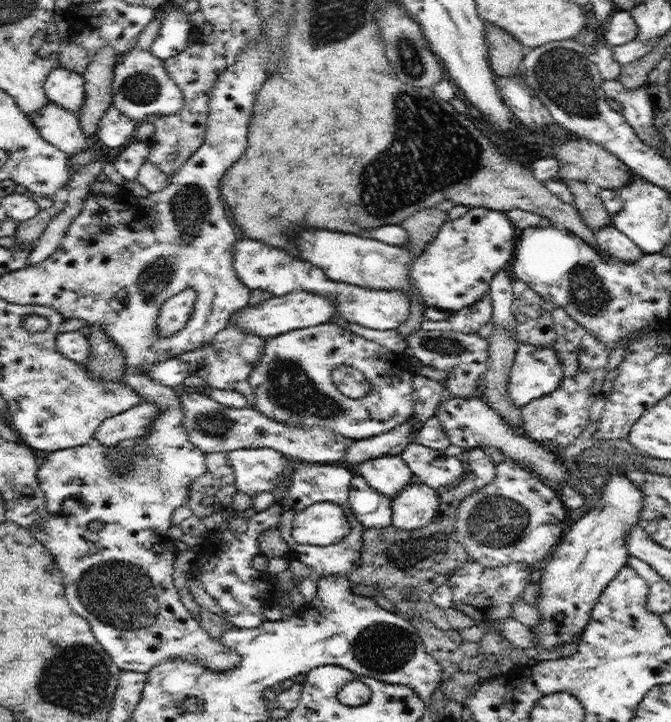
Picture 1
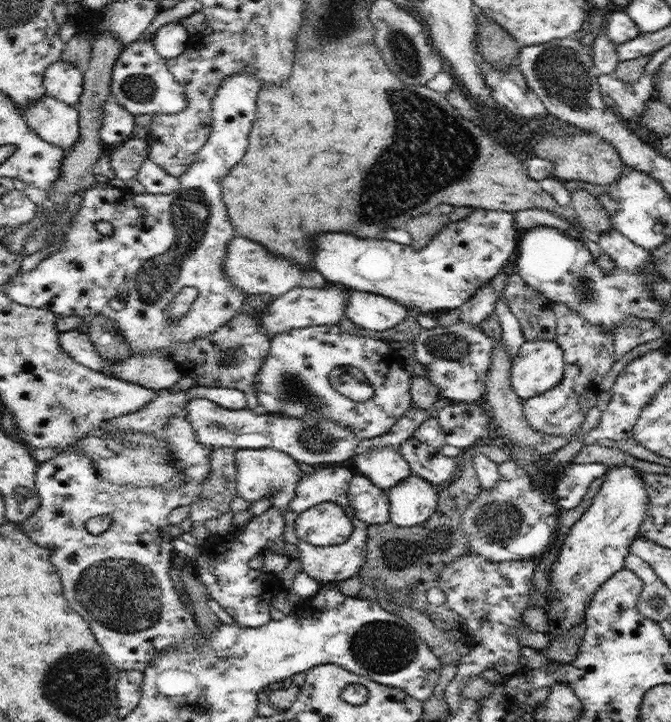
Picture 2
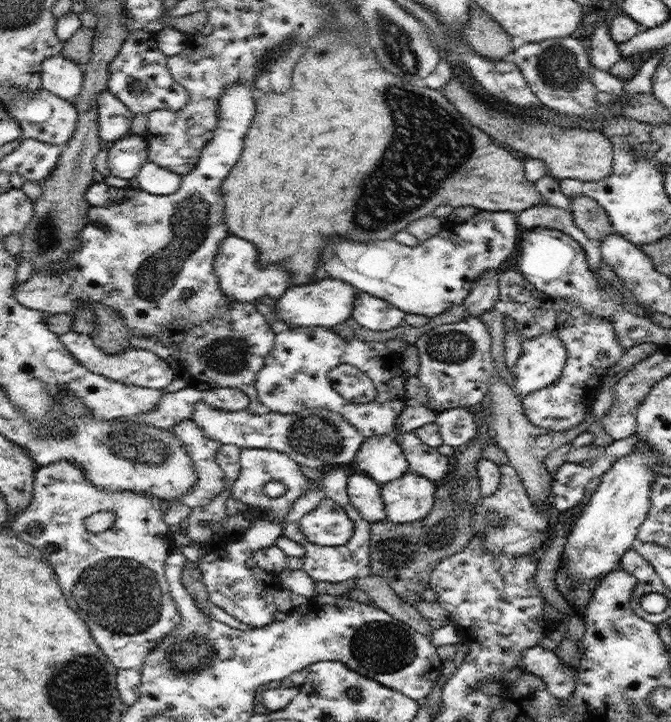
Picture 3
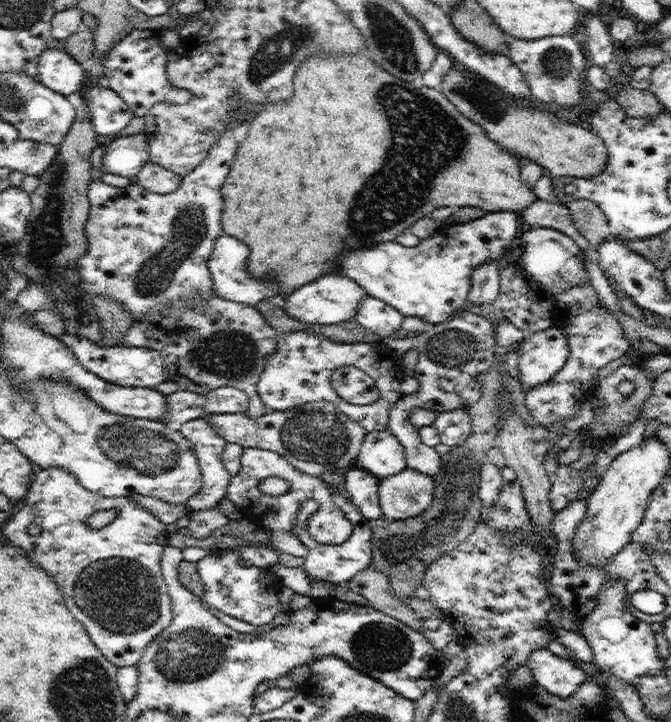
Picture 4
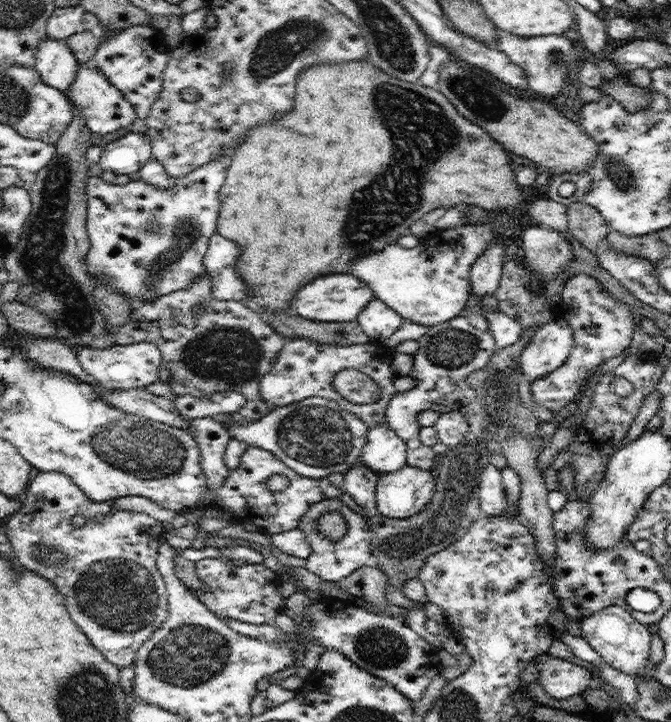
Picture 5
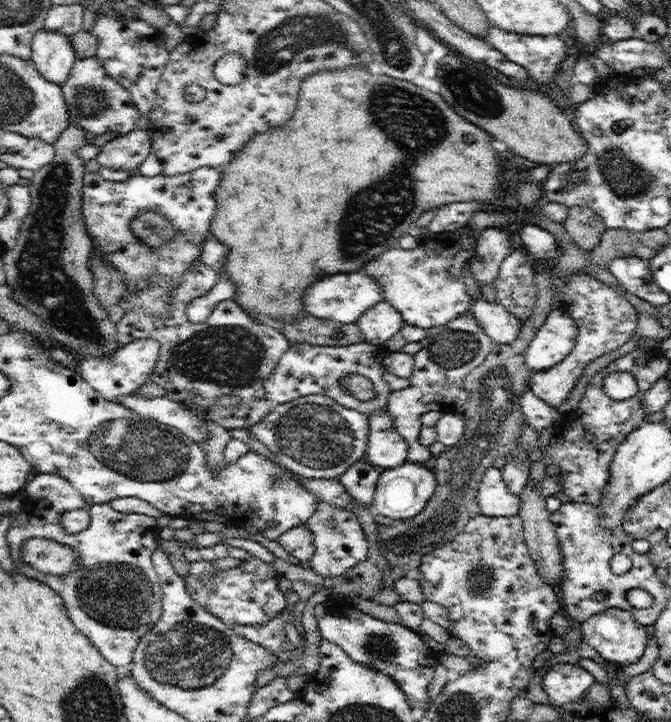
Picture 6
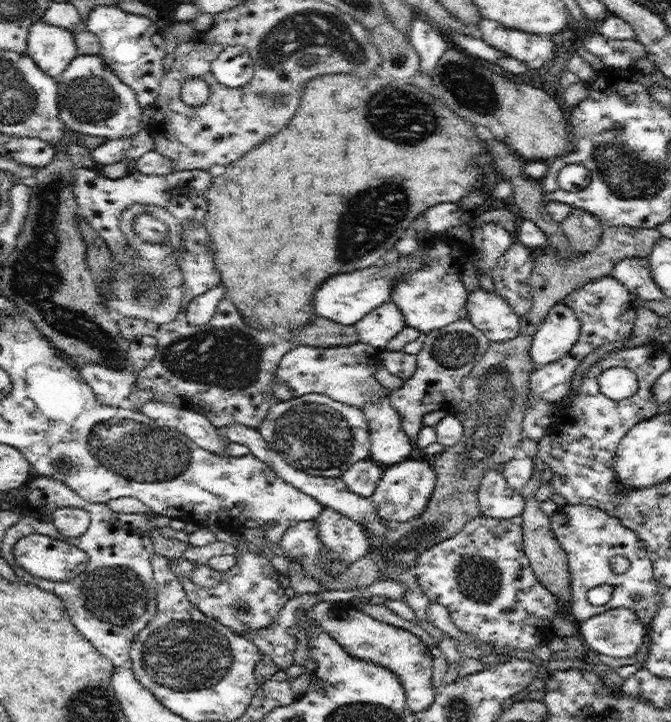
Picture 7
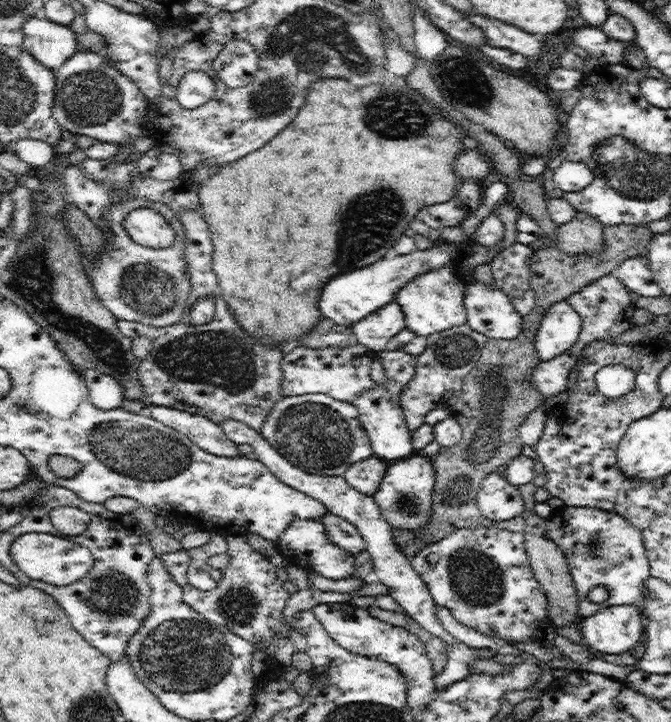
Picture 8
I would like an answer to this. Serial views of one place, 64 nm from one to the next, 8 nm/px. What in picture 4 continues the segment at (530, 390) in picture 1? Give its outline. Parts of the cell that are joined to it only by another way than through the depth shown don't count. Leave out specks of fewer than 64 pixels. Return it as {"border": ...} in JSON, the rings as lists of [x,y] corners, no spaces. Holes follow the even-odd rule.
{"border":[[[555,324],[526,335],[519,343],[521,385],[528,390],[554,378],[566,364],[569,344],[565,330]]]}

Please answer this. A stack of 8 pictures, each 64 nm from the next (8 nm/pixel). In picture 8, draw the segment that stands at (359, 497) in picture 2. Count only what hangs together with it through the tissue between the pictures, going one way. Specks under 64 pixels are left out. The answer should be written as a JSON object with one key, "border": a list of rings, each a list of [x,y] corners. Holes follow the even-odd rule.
{"border":[[[373,454],[352,464],[346,469],[343,477],[350,486],[354,487],[354,490],[373,496],[382,482],[389,463]]]}

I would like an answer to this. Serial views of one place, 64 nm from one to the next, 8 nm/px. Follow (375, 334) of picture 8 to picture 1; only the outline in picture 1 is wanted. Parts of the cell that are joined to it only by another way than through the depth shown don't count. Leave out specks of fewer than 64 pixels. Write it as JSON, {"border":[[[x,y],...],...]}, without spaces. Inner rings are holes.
{"border":[[[245,236],[238,238],[235,242],[234,265],[232,265],[237,277],[250,289],[267,290],[274,296],[279,297],[297,290],[309,290],[312,294],[321,294],[331,298],[340,313],[349,323],[358,323],[368,328],[377,330],[392,330],[398,328],[402,322],[408,320],[410,316],[410,298],[406,293],[400,291],[374,290],[371,288],[359,287],[345,282],[336,282],[326,276],[326,273],[313,266],[311,263],[304,262],[300,258],[286,254],[284,250],[276,250],[274,246],[264,246],[262,242],[248,239]]]}

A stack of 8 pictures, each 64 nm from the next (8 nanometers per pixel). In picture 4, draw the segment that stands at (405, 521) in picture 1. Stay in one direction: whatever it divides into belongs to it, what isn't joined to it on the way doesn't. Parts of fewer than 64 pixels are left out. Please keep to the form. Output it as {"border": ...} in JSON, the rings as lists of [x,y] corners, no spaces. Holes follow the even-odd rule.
{"border":[[[406,467],[402,472],[388,478],[382,478],[378,485],[379,503],[383,516],[389,519],[402,520],[422,514],[433,501],[435,477]]]}

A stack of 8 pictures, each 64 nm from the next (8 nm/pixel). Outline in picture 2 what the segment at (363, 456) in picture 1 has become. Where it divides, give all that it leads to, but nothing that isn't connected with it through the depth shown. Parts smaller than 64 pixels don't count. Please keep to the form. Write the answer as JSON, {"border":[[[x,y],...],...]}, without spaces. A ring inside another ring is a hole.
{"border":[[[412,407],[390,427],[386,434],[381,434],[374,438],[360,439],[358,446],[355,446],[353,454],[362,454],[367,450],[377,448],[377,446],[393,446],[393,448],[399,450],[401,444],[412,438],[418,426],[432,415],[434,413],[428,413],[420,408]]]}

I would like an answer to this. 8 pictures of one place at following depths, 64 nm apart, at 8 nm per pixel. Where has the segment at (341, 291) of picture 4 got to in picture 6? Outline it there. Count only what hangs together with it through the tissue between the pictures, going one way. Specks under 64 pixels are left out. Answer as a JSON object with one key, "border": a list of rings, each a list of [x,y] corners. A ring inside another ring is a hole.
{"border":[[[364,268],[349,273],[338,273],[326,280],[316,282],[304,294],[304,312],[316,318],[336,321],[344,325],[356,323],[369,308],[383,300],[382,289],[377,278],[364,271]]]}

